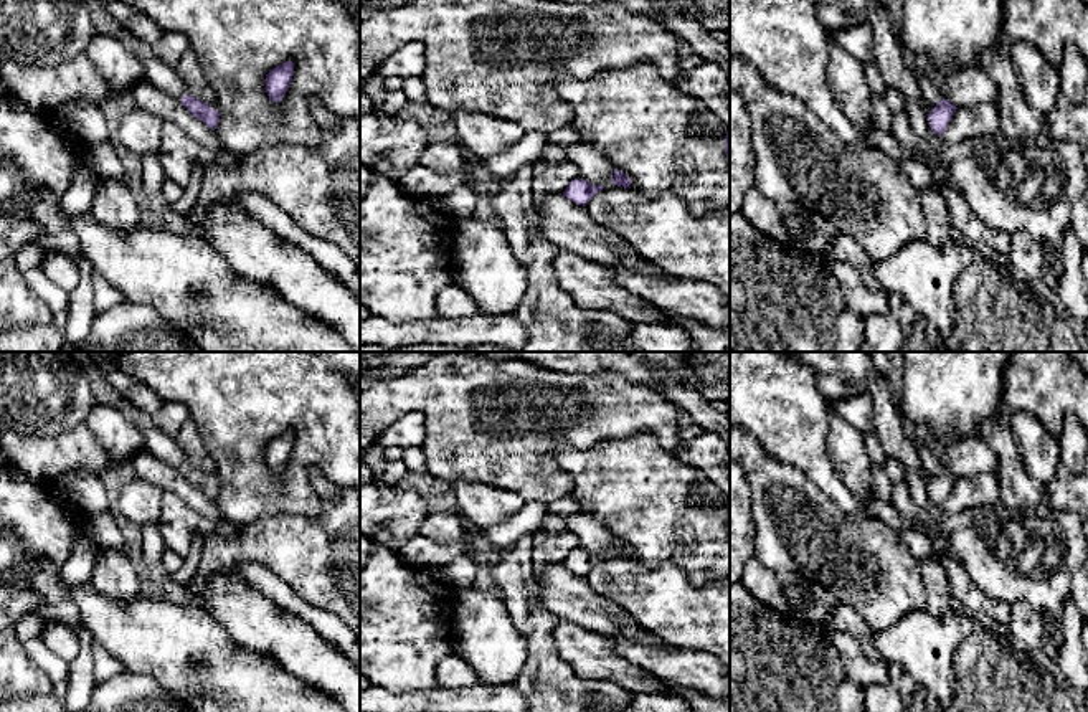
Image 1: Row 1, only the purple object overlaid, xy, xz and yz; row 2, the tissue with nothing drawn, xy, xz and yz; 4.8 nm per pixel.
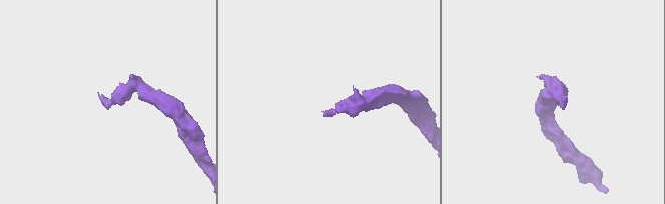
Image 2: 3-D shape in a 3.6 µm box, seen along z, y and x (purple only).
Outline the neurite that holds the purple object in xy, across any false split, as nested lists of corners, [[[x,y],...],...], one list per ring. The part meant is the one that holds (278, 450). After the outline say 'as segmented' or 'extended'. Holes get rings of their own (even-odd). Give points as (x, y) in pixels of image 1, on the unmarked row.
[[[286,431],[266,444],[266,463],[272,472],[281,472],[294,446],[294,433]]]; as segmented

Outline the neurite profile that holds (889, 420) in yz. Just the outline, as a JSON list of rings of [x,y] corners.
[[[873,368],[868,380],[868,393],[873,398],[875,431],[880,444],[888,458],[898,459],[903,464],[913,502],[934,522],[946,525],[943,506],[934,504],[930,497],[918,443],[906,434],[900,403],[893,396],[890,382],[877,368]]]

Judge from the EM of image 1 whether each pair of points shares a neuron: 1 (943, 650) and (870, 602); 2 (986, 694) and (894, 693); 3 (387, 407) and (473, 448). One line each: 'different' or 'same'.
1: different
2: different
3: same

